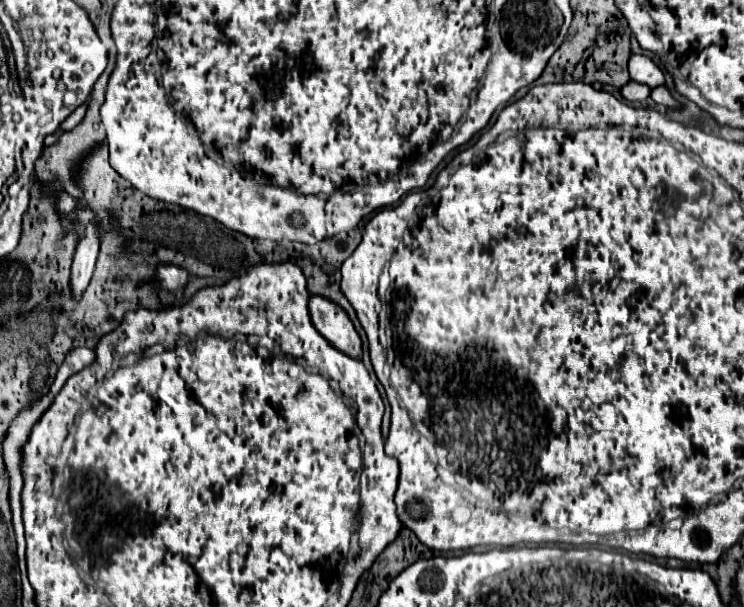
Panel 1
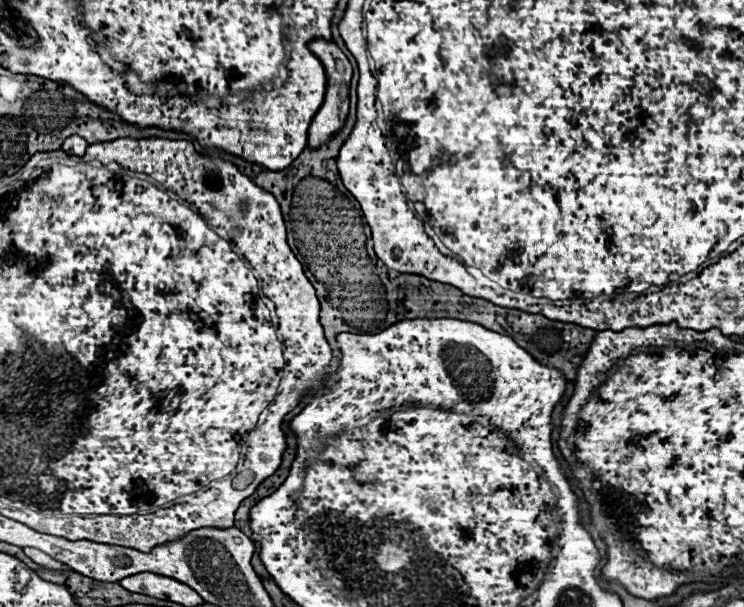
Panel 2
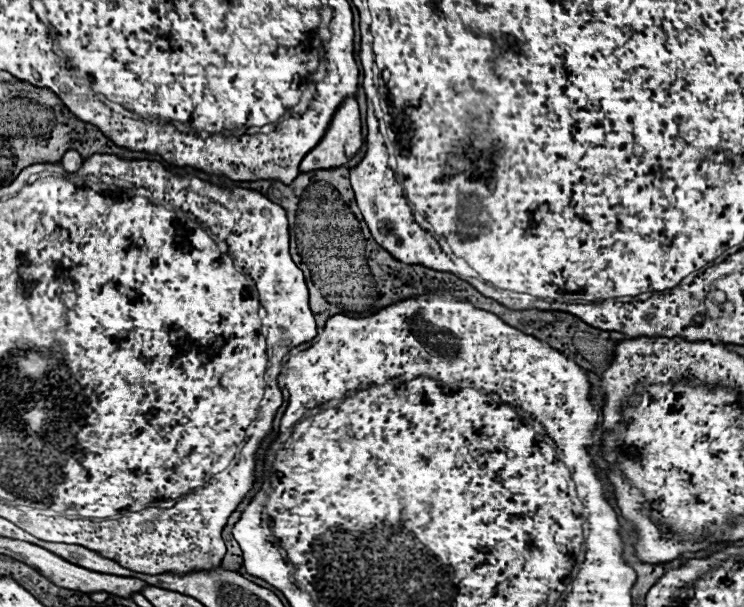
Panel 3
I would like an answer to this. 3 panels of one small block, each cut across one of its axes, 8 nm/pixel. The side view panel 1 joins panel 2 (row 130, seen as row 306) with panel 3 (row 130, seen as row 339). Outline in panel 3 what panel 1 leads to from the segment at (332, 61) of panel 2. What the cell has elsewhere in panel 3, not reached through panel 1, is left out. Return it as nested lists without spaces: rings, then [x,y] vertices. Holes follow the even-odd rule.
[[[346,98],[334,112],[326,128],[326,134],[302,158],[300,172],[342,166],[358,152],[360,146],[362,146],[362,136],[360,136],[358,102],[356,98]]]

